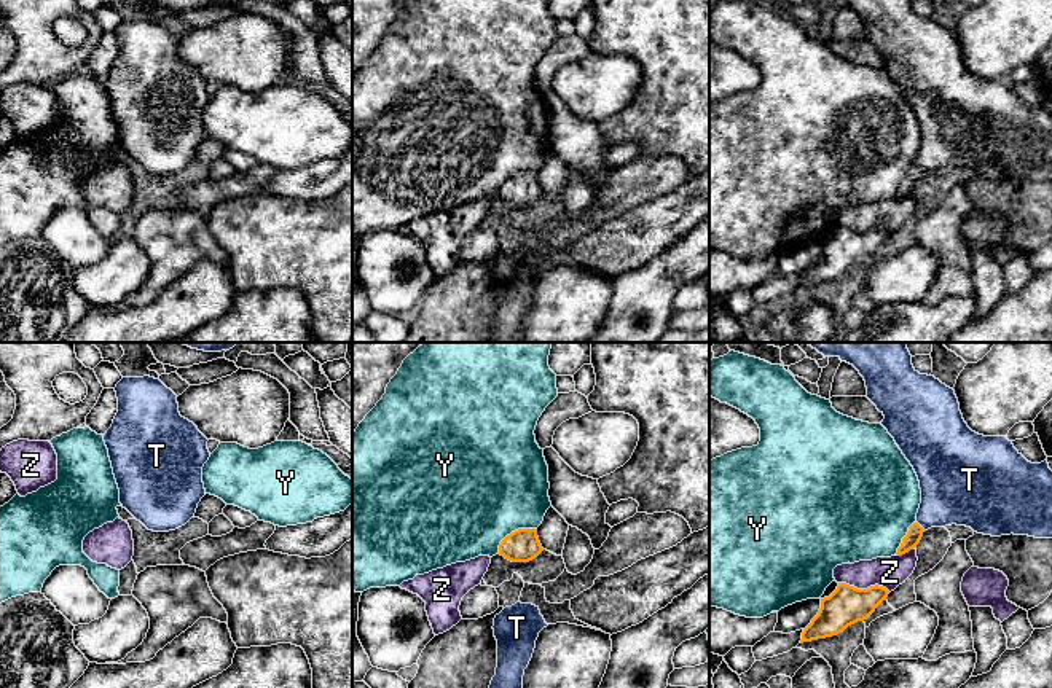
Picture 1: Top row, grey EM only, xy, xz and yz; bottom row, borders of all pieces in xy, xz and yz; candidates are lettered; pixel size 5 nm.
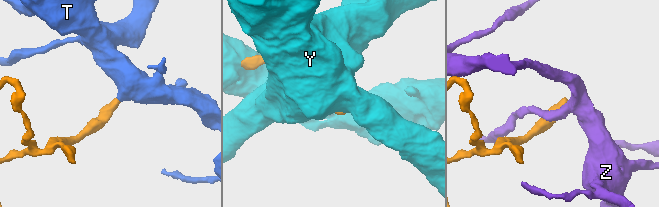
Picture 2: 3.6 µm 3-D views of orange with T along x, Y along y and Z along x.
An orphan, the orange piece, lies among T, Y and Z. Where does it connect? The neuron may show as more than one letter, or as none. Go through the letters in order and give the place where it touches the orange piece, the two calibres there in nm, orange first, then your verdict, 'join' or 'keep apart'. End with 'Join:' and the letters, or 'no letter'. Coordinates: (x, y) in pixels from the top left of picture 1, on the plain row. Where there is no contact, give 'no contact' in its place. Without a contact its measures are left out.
T: contact yz (920, 169); calibres 80 and 340 nm; join
Y: contact xz (512, 175); calibres 170 and 500 nm; keep apart
Z: contact yz (864, 233); calibres 190 and 160 nm; keep apart
Join: T

